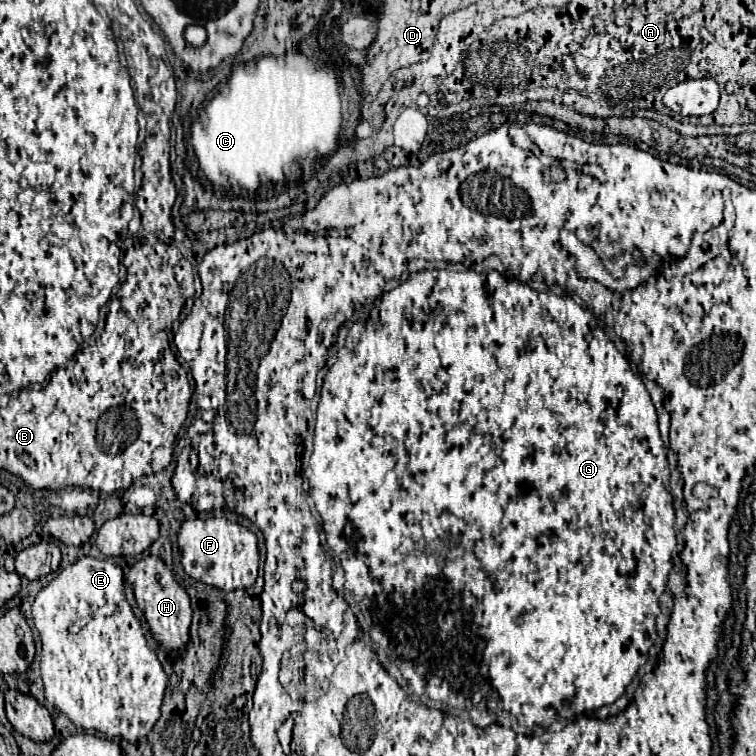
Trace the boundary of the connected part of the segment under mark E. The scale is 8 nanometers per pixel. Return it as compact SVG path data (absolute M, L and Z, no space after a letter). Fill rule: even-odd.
M83 557L71 567L63 569L45 589L39 591L33 603L33 623L43 643L41 677L47 703L65 713L75 727L101 731L109 739L121 737L129 743L145 741L147 733L161 715L167 675L157 661L157 655L149 649L143 629L125 599L121 567L111 559Z

